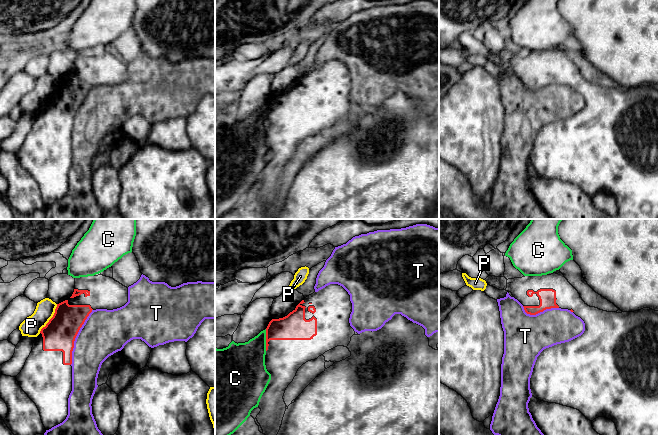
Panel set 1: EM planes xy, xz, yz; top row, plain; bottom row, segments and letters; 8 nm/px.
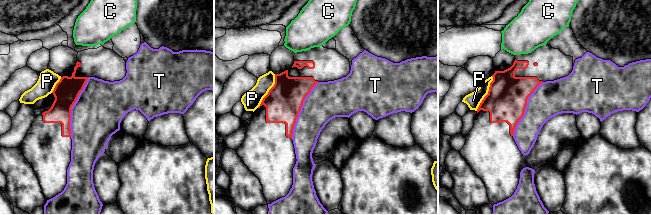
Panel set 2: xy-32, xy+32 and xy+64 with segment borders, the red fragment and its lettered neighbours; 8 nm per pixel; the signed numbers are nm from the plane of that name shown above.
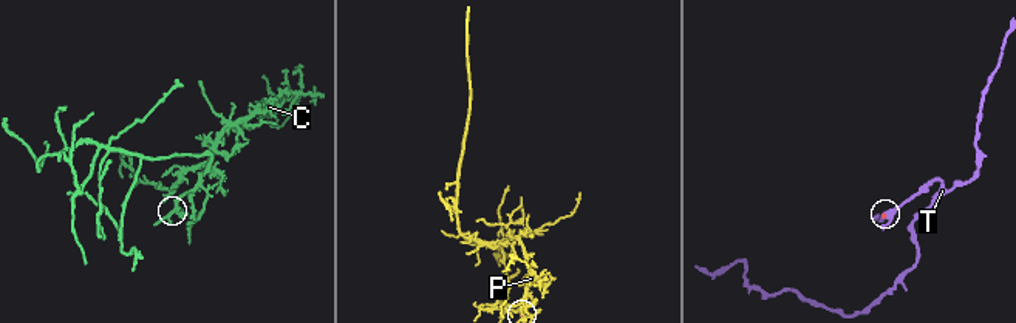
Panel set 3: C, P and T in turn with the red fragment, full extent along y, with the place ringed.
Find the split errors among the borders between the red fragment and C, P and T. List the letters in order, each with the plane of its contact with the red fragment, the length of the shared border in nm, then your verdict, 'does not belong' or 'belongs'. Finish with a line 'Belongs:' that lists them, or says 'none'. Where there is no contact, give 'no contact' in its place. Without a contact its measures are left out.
C: xz | 180 nm | does not belong
P: xy | 280 nm | does not belong
T: xy | 480 nm | does not belong
Belongs: none

